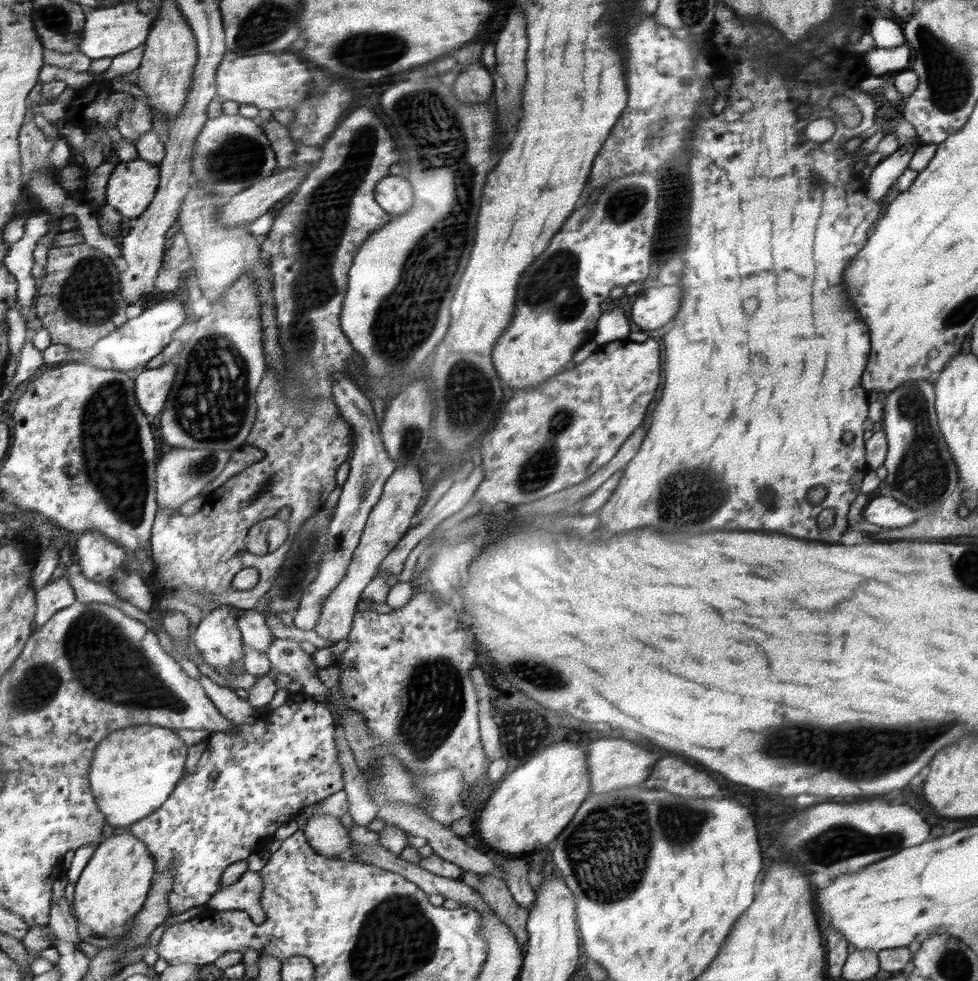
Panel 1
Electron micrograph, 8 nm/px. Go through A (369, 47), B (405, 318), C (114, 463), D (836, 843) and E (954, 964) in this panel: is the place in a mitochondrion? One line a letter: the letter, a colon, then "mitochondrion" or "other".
A: mitochondrion
B: mitochondrion
C: mitochondrion
D: mitochondrion
E: mitochondrion

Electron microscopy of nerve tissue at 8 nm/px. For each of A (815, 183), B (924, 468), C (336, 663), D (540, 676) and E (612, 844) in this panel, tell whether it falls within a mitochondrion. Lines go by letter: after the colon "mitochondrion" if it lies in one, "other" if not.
A: mitochondrion
B: mitochondrion
C: other
D: mitochondrion
E: mitochondrion

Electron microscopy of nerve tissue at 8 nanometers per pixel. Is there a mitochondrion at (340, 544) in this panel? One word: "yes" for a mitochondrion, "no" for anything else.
yes

